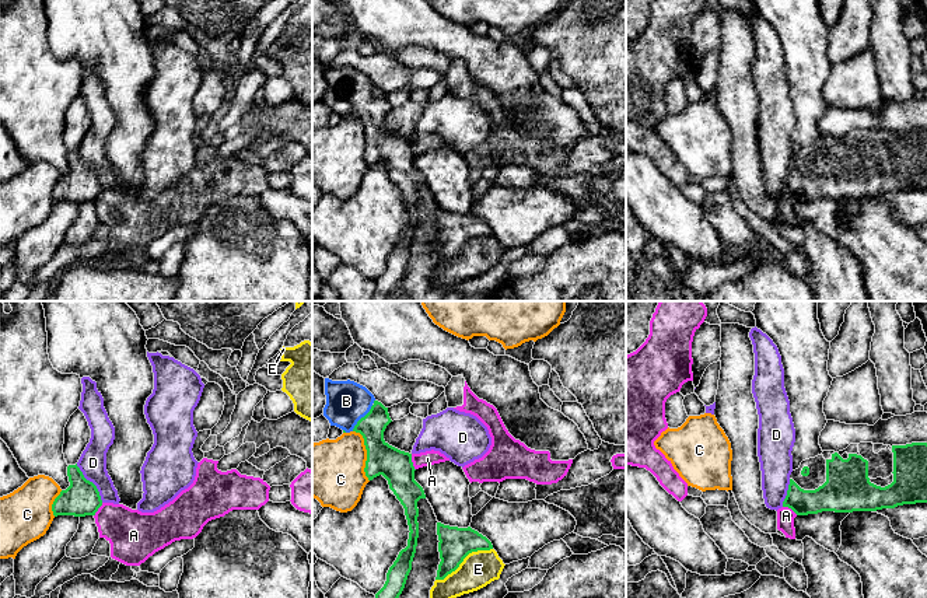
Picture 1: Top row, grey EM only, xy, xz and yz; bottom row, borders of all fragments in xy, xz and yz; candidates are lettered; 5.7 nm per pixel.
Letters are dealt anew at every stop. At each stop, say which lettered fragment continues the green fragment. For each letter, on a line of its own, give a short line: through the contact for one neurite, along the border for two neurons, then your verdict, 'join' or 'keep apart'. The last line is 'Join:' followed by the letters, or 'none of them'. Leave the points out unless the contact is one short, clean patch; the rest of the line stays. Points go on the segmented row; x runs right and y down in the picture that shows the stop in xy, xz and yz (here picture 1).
A: line xz (410, 454), (415, 469); keep apart
B: line xz (380, 455), (373, 430), (361, 418), (346, 401); join
C: keep apart
D: line xy (76, 464), (81, 474), (95, 486), (102, 502); keep apart
E: keep apart
Join: B

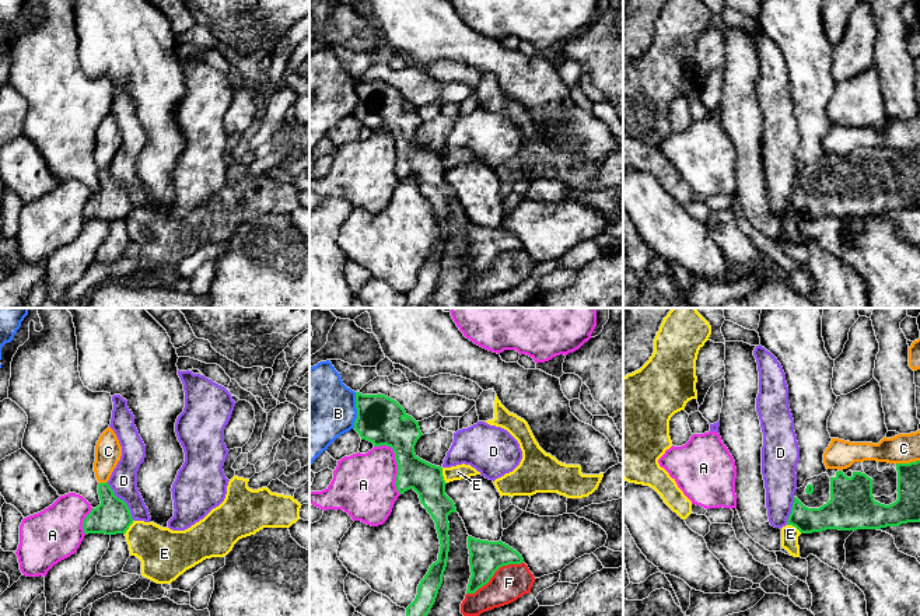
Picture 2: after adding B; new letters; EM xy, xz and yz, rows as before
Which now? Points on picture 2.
A: keep apart
B: keep apart
C: keep apart
D: line xy (107, 482), (112, 492), (126, 504), (133, 520); keep apart
E: keep apart
F: keep apart
Join: none of them

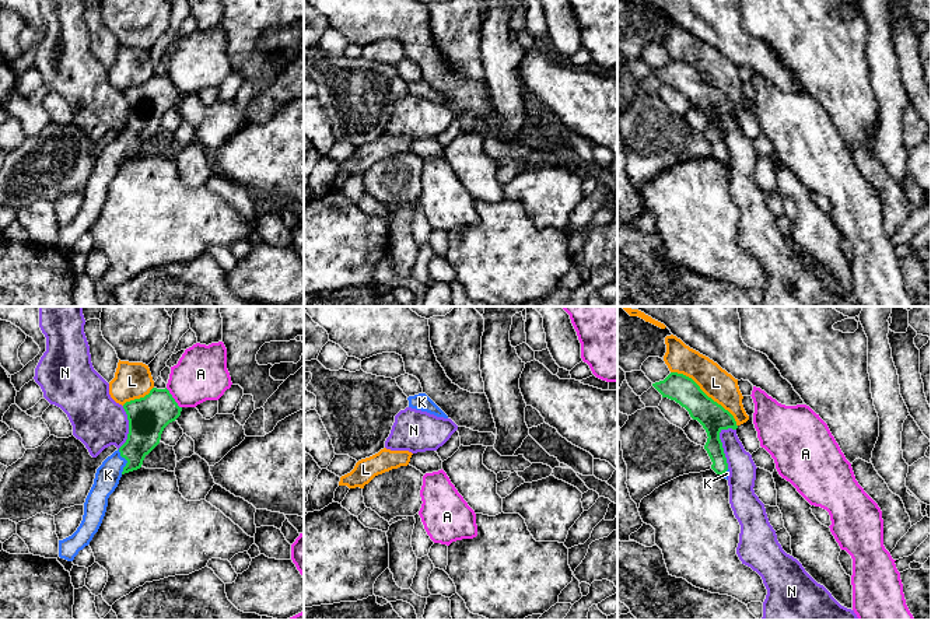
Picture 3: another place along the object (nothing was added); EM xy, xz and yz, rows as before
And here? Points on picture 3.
A: keep apart
K: line xy (146, 423), (144, 435), (128, 462), (121, 462), (108, 475); join
L: keep apart
N: keep apart
Join: K

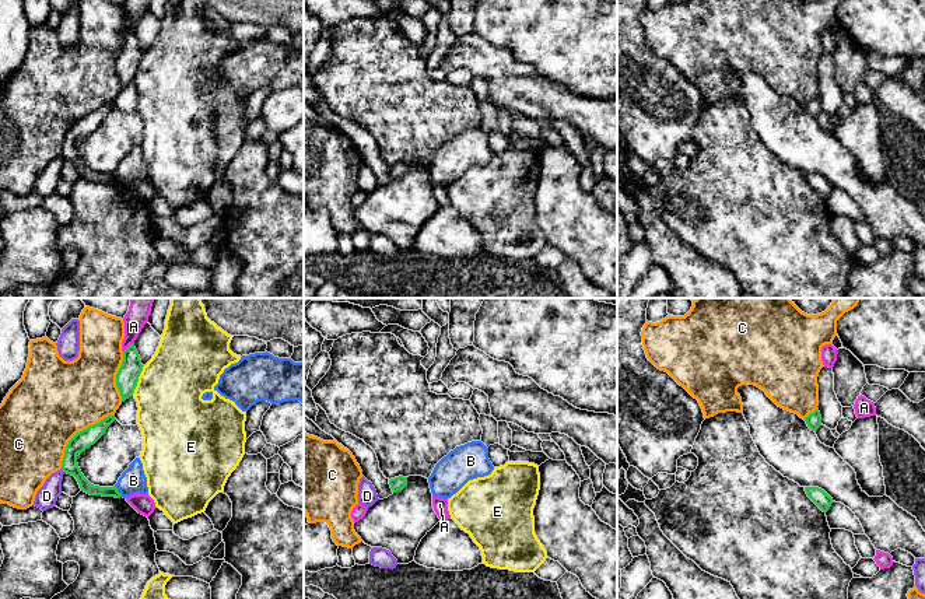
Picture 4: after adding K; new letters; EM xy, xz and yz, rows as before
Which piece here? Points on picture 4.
A: keep apart
B: line xy (114, 486), (122, 496); keep apart
C: keep apart
D: keep apart
E: keep apart
Join: none of them

